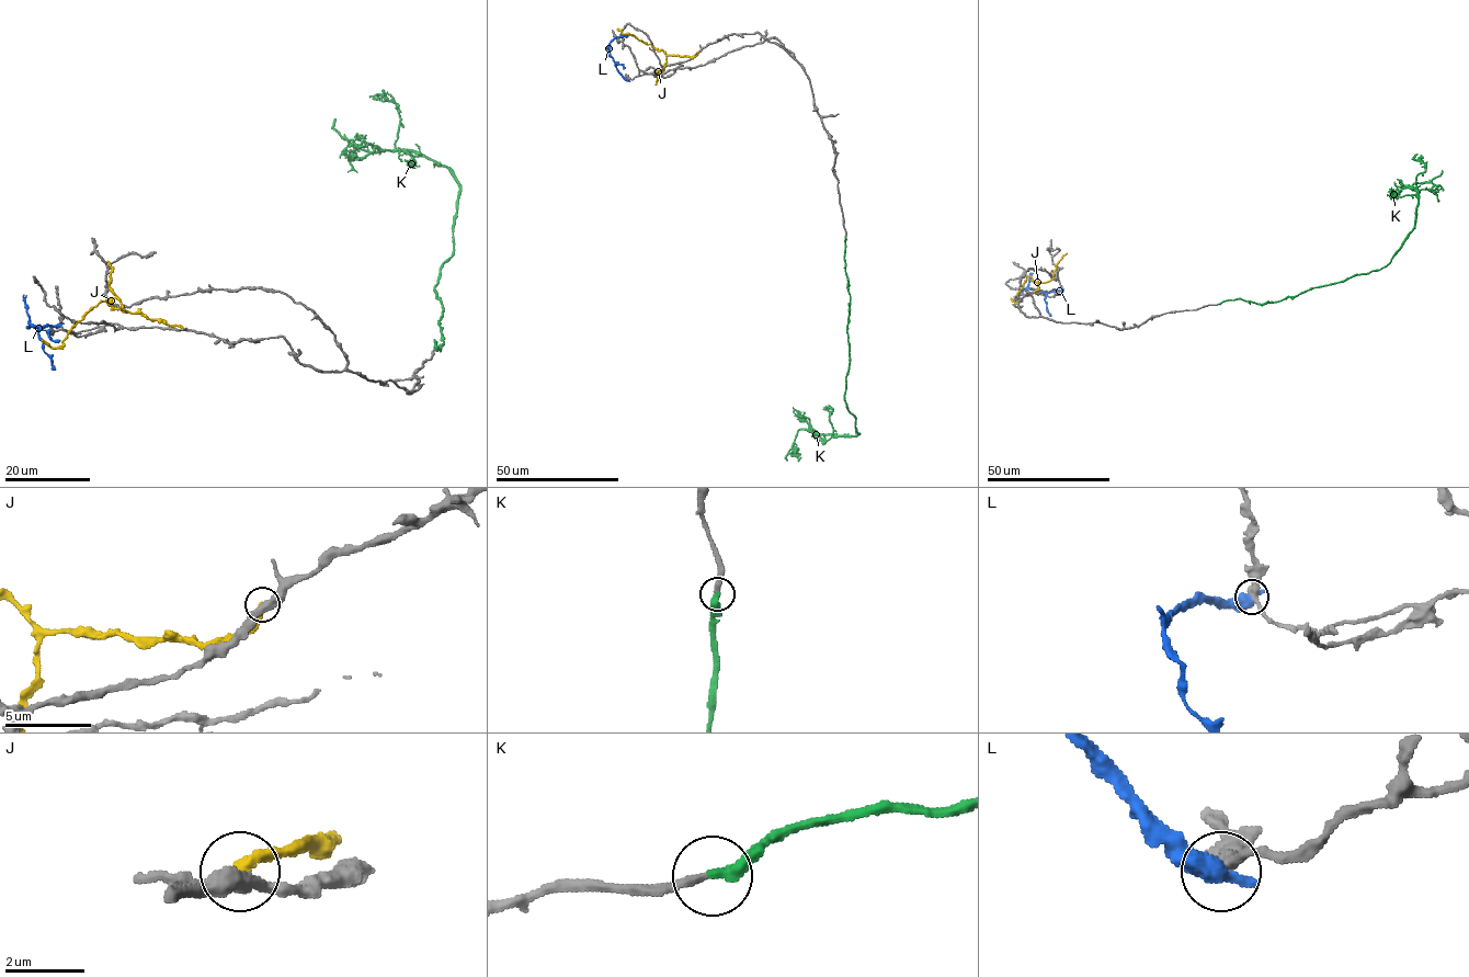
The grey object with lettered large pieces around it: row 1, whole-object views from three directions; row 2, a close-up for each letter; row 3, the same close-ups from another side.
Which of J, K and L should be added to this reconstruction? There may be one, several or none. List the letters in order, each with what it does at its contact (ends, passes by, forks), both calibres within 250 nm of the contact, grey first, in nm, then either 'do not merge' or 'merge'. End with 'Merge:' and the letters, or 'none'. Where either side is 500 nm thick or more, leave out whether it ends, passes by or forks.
J: it ends | 400/320 nm | do not merge
K: it ends | 240/360 nm | merge
L: 320/650 nm | do not merge
Merge: K

